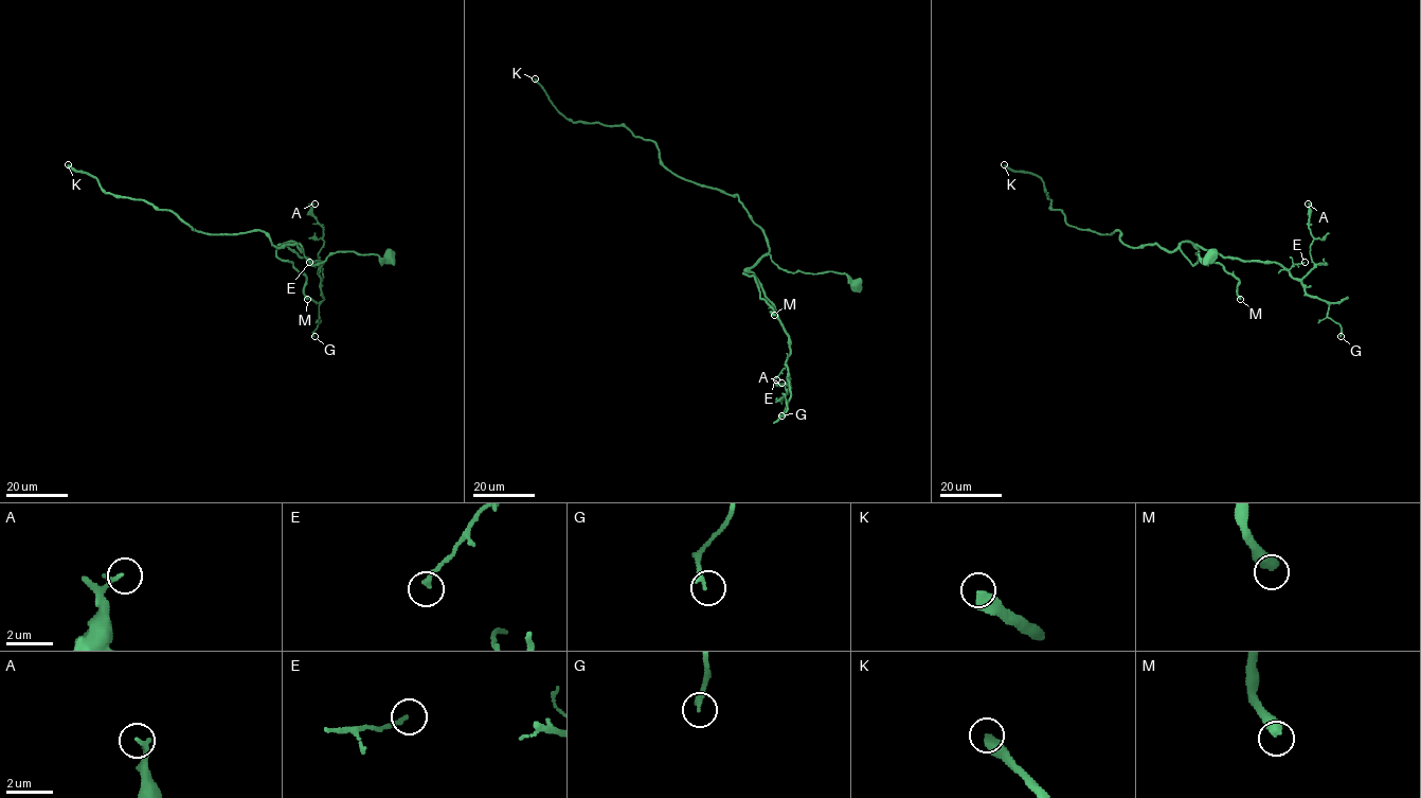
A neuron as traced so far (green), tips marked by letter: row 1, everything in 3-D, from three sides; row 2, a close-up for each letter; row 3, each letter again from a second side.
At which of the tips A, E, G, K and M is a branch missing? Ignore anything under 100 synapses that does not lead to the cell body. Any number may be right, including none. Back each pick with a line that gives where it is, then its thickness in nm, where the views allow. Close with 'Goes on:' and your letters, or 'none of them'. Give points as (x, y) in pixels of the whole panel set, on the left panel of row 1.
K: (68, 164) | 440 nm
M: (307, 299) | 500 nm
Goes on: K, M

